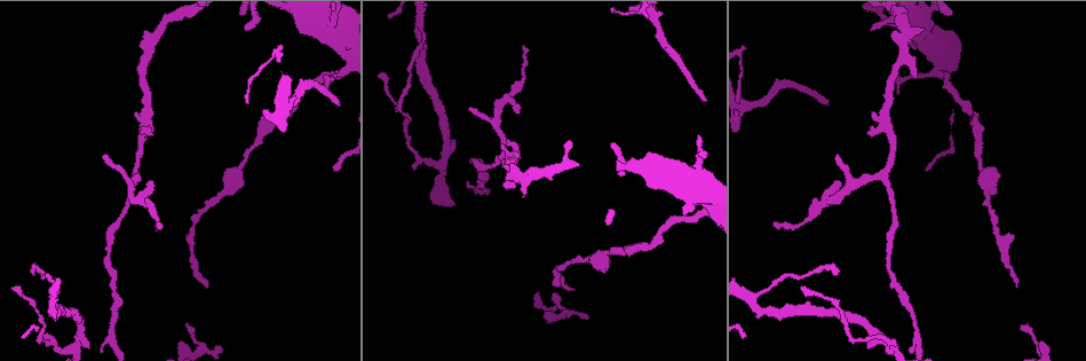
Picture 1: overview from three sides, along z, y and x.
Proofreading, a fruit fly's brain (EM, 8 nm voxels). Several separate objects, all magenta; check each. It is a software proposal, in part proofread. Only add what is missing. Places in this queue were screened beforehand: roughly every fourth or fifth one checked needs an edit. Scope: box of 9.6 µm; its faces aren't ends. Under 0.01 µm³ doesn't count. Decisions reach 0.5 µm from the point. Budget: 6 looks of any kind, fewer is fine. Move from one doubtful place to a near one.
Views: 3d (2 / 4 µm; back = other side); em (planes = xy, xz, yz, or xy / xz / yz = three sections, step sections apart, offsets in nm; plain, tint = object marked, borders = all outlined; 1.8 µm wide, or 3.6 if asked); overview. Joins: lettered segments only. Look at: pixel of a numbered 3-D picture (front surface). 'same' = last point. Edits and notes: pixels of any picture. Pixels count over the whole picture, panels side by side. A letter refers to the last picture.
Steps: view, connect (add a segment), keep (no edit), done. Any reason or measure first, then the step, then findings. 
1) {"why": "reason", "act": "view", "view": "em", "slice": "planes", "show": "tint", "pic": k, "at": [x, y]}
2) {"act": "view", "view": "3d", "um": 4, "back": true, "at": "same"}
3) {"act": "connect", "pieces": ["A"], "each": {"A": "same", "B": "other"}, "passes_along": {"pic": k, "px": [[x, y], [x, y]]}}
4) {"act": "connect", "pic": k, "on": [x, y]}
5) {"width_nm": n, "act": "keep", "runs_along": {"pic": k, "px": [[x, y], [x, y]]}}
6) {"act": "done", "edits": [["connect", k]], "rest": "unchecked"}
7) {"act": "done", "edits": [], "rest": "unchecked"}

{"why": "an open end", "act": "view", "view": "3d", "um": 2, "pic": 1, "at": [522, 46]}

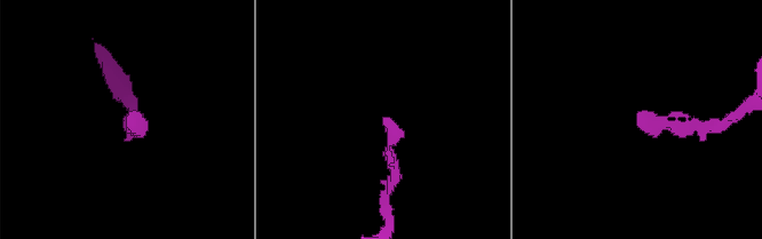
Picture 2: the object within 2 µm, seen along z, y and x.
{"act": "view", "view": "em", "slice": "planes", "show": "borders", "pic": 2, "at": [641, 113]}

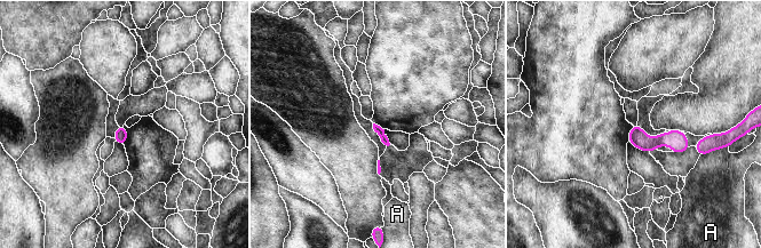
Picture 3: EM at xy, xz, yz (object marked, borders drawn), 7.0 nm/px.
{"act": "keep", "each": {"A": "other"}, "border": {"pic": 3, "px": [[711, 150], [700, 156]]}, "found": "no lettered segment goes on from it"}

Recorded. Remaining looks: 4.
{"why": "branch stops here", "act": "view", "view": "3d", "um": 2, "pic": 1, "at": [898, 90]}

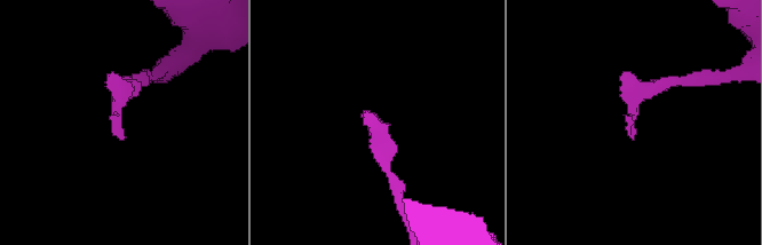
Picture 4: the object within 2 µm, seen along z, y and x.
{"act": "view", "view": "em", "slice": "yz", "step": 4, "show": "borders", "pic": 4, "at": [115, 135]}

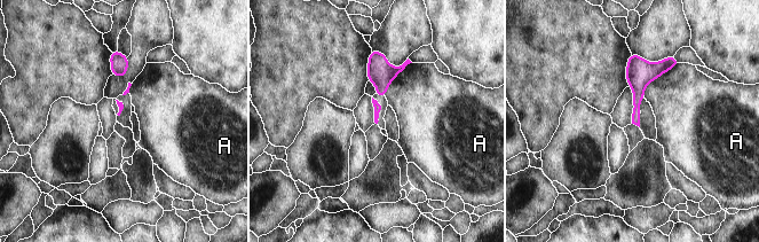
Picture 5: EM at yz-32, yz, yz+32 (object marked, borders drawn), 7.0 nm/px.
{"act": "keep", "each": {"A": "other"}, "border": {"pic": 5, "px": [[679, 62], [651, 80], [643, 96]]}, "found": "none of them fits"}

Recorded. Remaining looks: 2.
{"why": "tapers out", "act": "view", "view": "3d", "um": 2, "pic": 1, "at": [187, 327]}

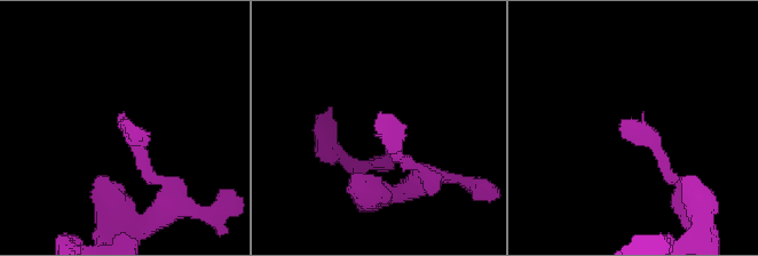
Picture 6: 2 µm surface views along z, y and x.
{"why": "shape alone is not enough", "act": "view", "view": "em", "um": 3.6, "slice": "xy", "step": 16, "show": "borders", "pic": 6, "at": [622, 123]}

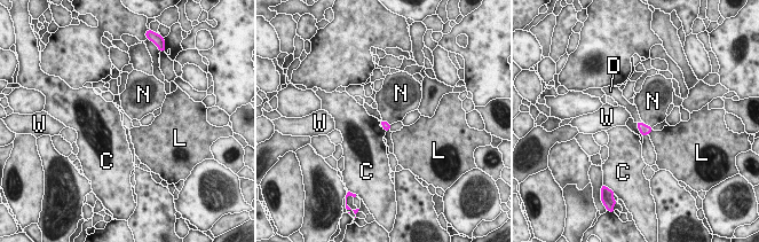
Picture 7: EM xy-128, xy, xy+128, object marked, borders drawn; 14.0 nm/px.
{"width_nm": 120, "act": "connect", "pieces": ["D"], "each": {"C": "other", "D": "same", "L": "other", "N": "other", "W": "other"}, "passes_along": {"pic": 7, "px": [[645, 130], [641, 122], [632, 109]]}, "found": "it goes on there"}

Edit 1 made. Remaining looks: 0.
{"act": "done", "edits": [["connect", 7]], "rest": "unchecked"}

